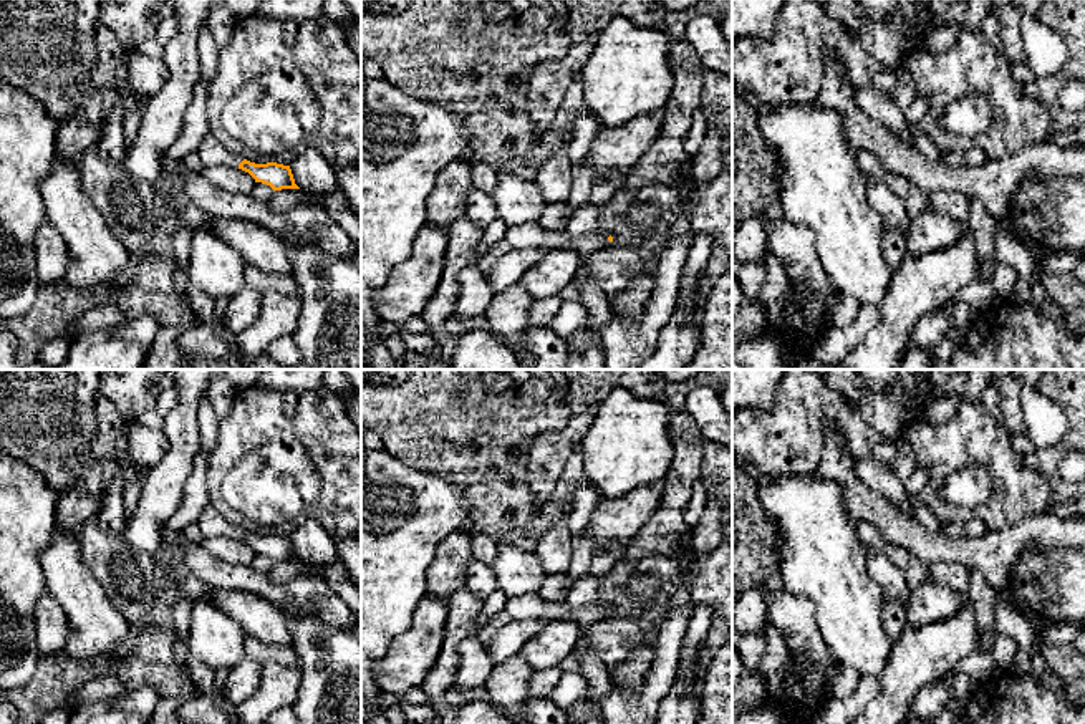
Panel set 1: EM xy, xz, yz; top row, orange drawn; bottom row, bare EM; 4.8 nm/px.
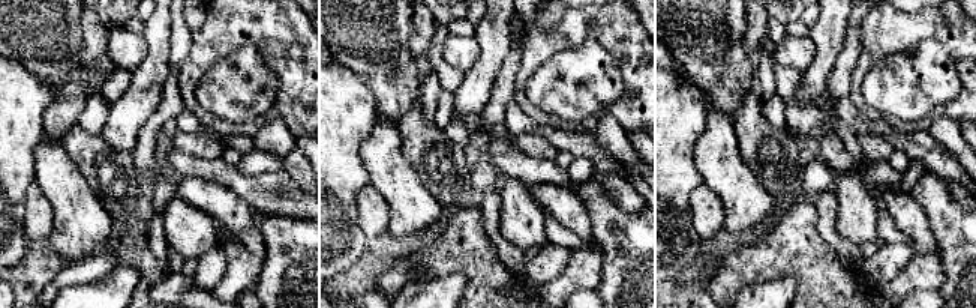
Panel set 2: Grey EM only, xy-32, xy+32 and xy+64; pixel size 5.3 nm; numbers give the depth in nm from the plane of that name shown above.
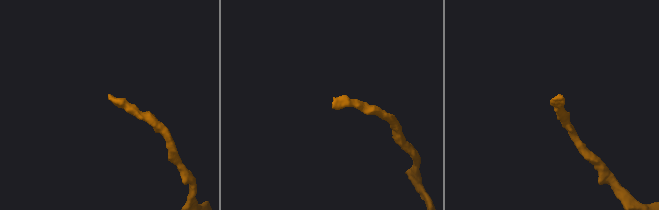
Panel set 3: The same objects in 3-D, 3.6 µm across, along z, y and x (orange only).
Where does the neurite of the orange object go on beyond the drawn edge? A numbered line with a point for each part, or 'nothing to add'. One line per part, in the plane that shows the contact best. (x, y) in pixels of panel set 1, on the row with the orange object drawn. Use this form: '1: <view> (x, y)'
1: xy (211, 151)

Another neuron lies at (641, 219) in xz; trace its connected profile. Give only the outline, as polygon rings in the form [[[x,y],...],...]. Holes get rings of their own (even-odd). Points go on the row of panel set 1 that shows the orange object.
[[[634,204],[629,207],[626,215],[621,220],[621,225],[628,227],[631,237],[628,245],[633,245],[634,240],[641,240],[654,232],[656,224],[663,219],[663,210],[653,204]]]

